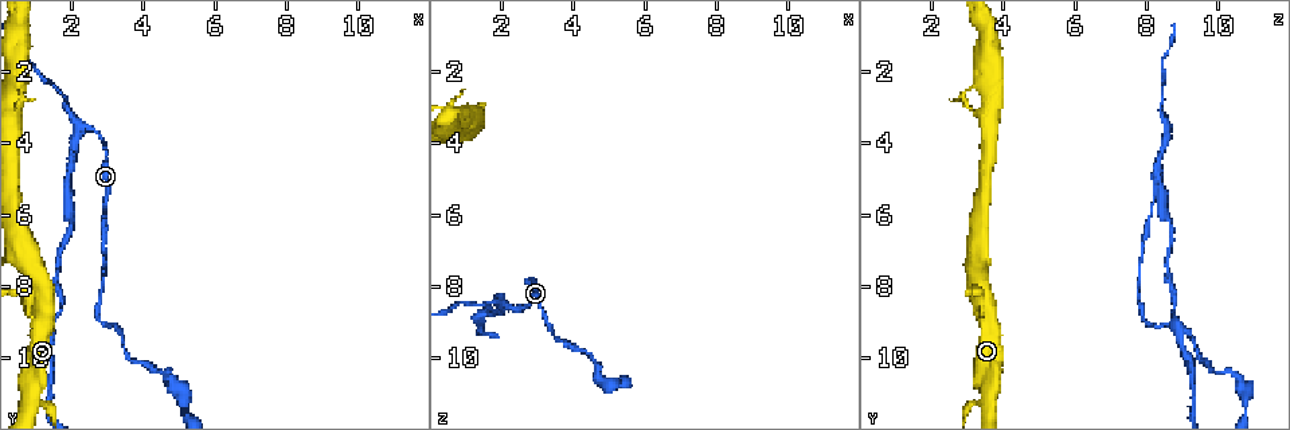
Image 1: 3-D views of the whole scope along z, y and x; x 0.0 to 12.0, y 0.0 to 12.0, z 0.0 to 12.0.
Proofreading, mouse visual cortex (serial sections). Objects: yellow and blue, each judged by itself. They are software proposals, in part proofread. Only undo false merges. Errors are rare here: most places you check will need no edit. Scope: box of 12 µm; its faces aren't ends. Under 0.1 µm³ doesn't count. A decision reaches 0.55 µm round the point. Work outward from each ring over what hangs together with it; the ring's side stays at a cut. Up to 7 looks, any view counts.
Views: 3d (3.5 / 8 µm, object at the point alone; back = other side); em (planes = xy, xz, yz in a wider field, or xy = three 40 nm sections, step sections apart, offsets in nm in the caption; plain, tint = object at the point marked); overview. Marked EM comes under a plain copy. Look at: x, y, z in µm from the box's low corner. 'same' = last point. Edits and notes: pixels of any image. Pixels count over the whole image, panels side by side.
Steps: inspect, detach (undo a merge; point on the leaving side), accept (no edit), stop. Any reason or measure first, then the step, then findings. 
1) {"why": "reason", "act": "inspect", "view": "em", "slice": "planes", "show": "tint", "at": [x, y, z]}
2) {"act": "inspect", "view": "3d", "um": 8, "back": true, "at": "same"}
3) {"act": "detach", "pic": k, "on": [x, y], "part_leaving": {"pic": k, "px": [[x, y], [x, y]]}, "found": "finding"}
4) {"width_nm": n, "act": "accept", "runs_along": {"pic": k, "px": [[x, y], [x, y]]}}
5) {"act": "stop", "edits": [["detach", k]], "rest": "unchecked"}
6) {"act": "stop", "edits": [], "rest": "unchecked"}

{"why": "a narrow waist", "act": "inspect", "view": "3d", "um": 3.5, "at": [2.9, 7.4, 7.9]}

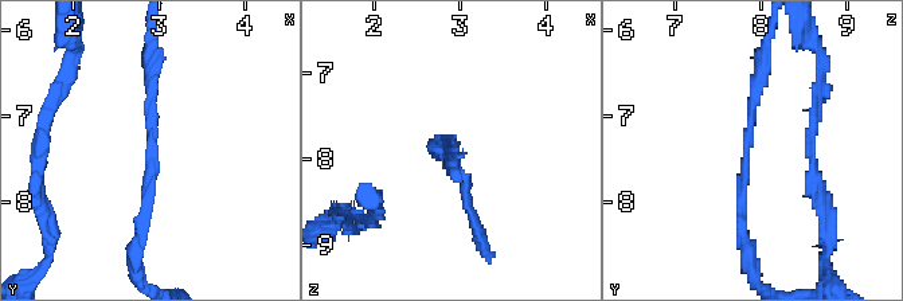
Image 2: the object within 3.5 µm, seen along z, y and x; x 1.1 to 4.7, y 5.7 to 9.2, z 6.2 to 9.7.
{"arm_widths_nm": [150, 150], "why": "shape alone is not enough", "act": "inspect", "view": "em", "slice": "xy", "step": 3, "show": "tint", "at": [2.90, 7.50, 7.85]}

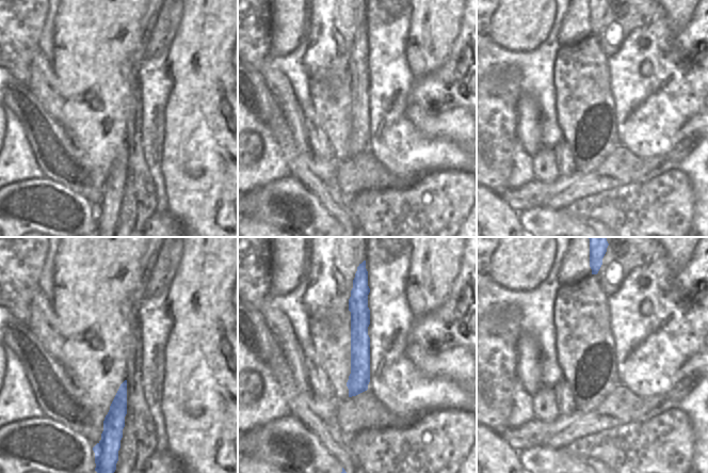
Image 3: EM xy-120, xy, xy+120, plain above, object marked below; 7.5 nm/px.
{"act": "accept", "runs_along": {"pic": 3, "px": [[365, 286], [351, 393]]}, "found": "continuous, no second cell"}

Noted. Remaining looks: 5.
{"why": "sharp bend", "act": "inspect", "view": "3d", "um": 3.5, "at": [2.4, 3.6, 8.5]}

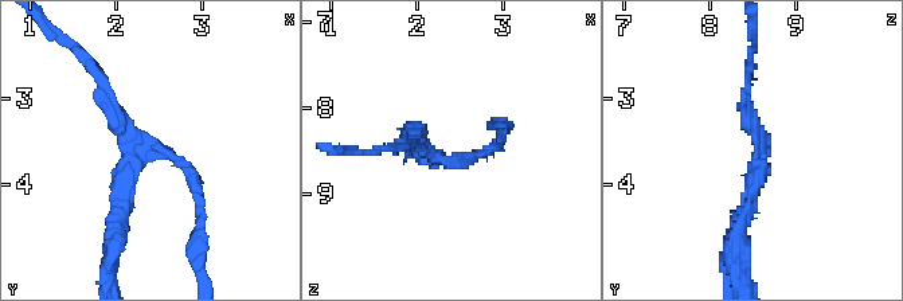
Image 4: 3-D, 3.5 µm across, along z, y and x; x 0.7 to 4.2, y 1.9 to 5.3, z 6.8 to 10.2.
{"arms": 3, "arm_widths_nm": [100, 150, 150], "why": "need the tissue", "act": "inspect", "view": "em", "slice": "xy", "step": 5, "show": "tint", "at": [2.40, 3.50, 8.65]}

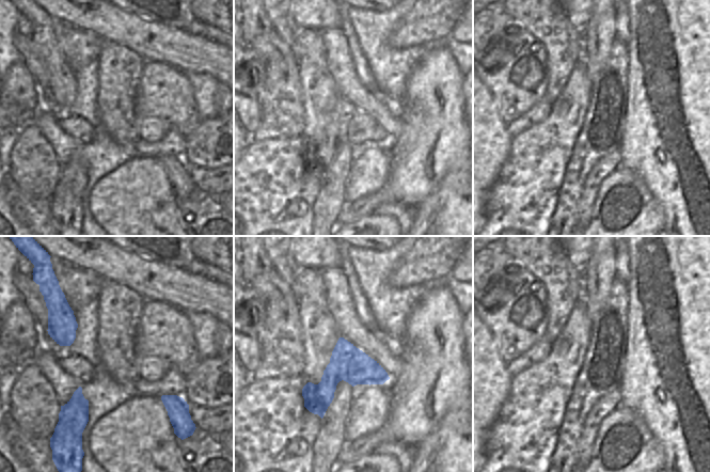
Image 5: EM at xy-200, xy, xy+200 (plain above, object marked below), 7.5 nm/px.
{"act": "detach", "pic": 4, "on": [753, 203], "part_leaving": {"pic": 4, "px": [[136, 156], [106, 276]]}, "found": "two cells meet here"}

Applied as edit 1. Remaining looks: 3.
{"why": "see it whole again", "act": "inspect", "view": "overview"}

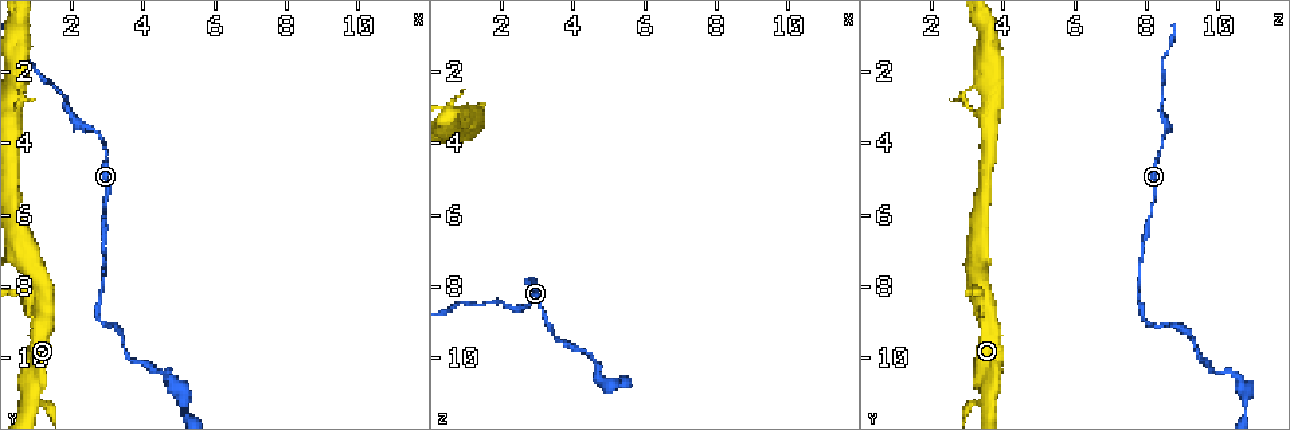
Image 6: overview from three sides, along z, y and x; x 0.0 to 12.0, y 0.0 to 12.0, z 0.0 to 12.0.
{"why": "two arms in line, one across", "act": "inspect", "view": "3d", "um": 3.5, "at": [0.9, 11.0, 3.6]}

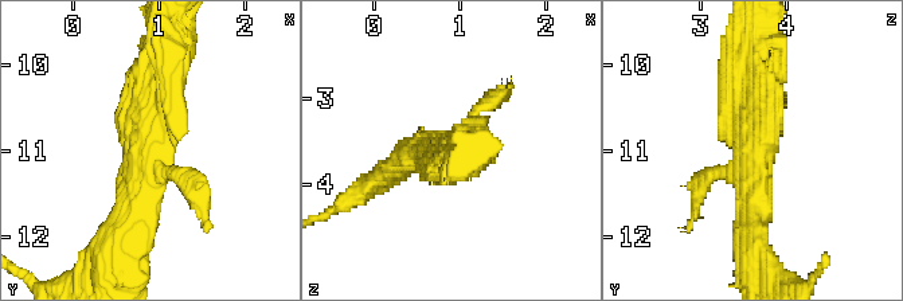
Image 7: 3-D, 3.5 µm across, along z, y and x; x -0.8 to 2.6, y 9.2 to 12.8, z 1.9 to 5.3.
{"arms": 3, "arm_widths_nm": [200, 350, 400], "act": "inspect", "view": "em", "slice": "planes", "show": "tint", "at": [0.90, 11.10, 3.55]}

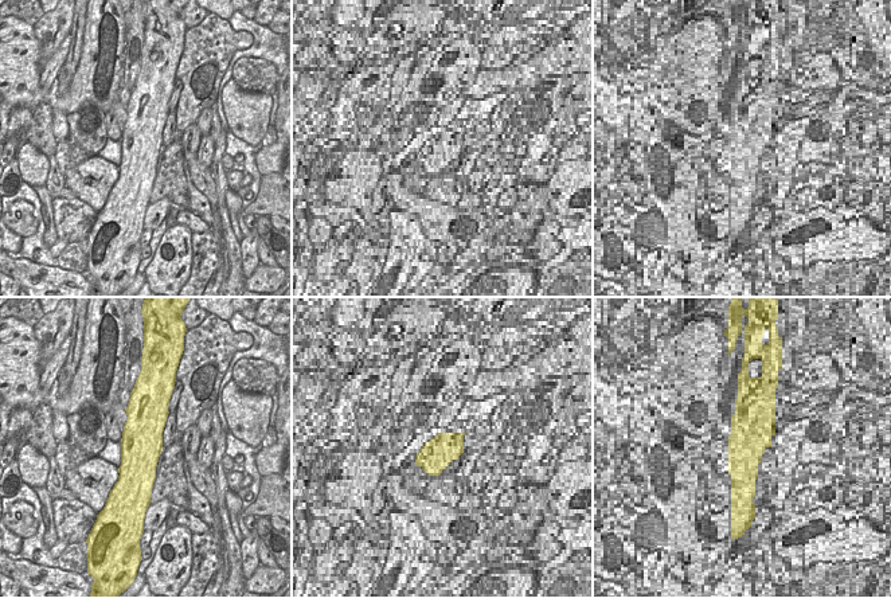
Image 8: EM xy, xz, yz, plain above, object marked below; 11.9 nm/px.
{"act": "accept", "runs_along": {"pic": 7, "px": [[169, 77], [137, 214], [112, 234]]}, "found": "one cell here"}

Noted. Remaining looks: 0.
{"act": "stop", "edits": [["detach", 4]], "rest": "unchecked"}

